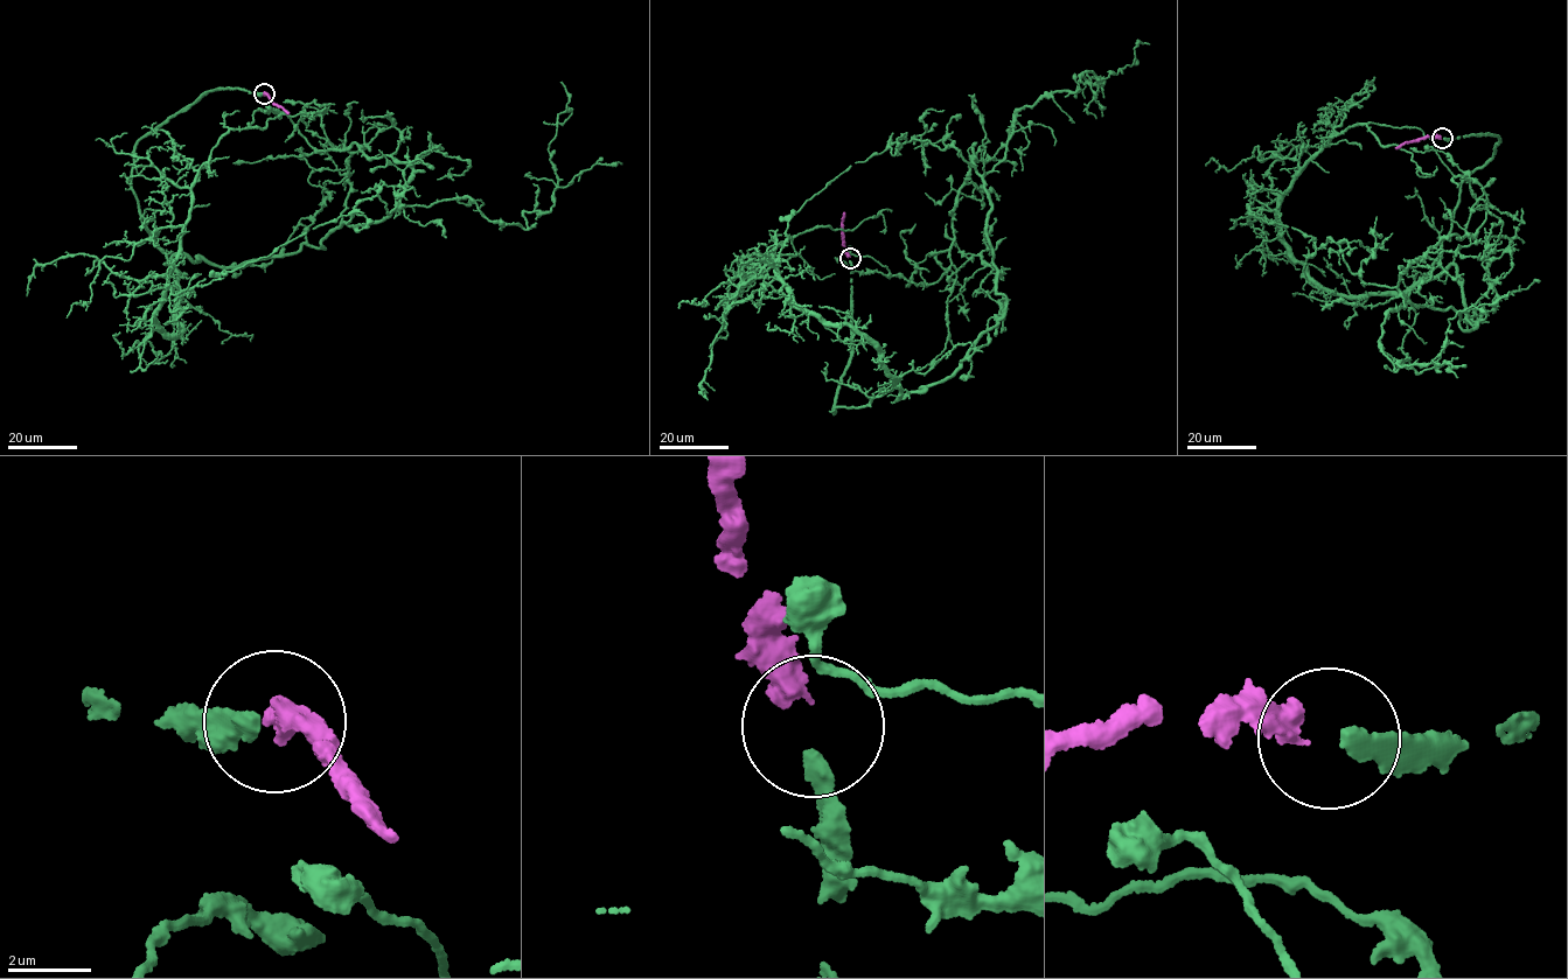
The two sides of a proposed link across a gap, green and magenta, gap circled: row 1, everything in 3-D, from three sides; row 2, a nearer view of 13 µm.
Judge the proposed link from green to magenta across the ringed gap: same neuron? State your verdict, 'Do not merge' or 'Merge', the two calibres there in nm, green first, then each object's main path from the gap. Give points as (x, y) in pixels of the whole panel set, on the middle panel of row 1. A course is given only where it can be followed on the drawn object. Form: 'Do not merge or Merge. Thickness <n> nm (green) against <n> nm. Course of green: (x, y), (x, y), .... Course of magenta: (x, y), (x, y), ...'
Merge. Thickness 440 nm (green) against 360 nm. Course of green: (850, 260), (835, 413), (949, 377), (995, 327), (983, 177), (1014, 113), (1075, 96), (1089, 71), (1095, 93). Course of magenta: (850, 257), (842, 236), (843, 212)

